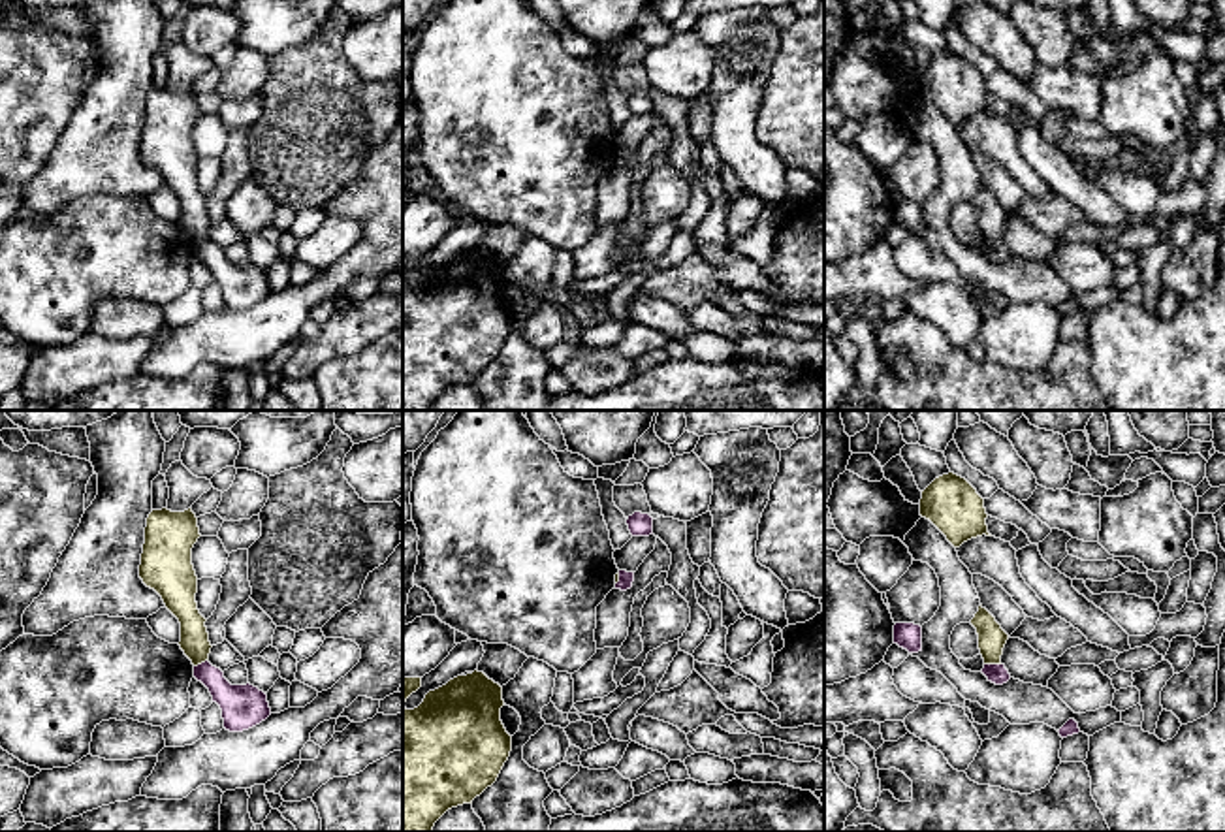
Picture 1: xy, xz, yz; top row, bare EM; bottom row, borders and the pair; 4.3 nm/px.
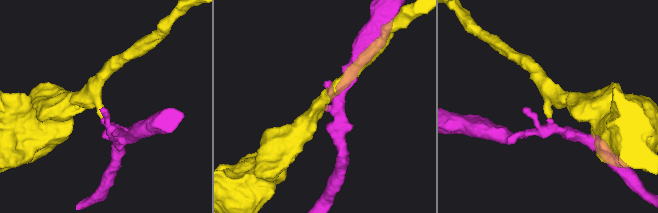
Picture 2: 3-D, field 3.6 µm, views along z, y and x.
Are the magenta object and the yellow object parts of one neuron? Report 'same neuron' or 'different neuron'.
different neuron

